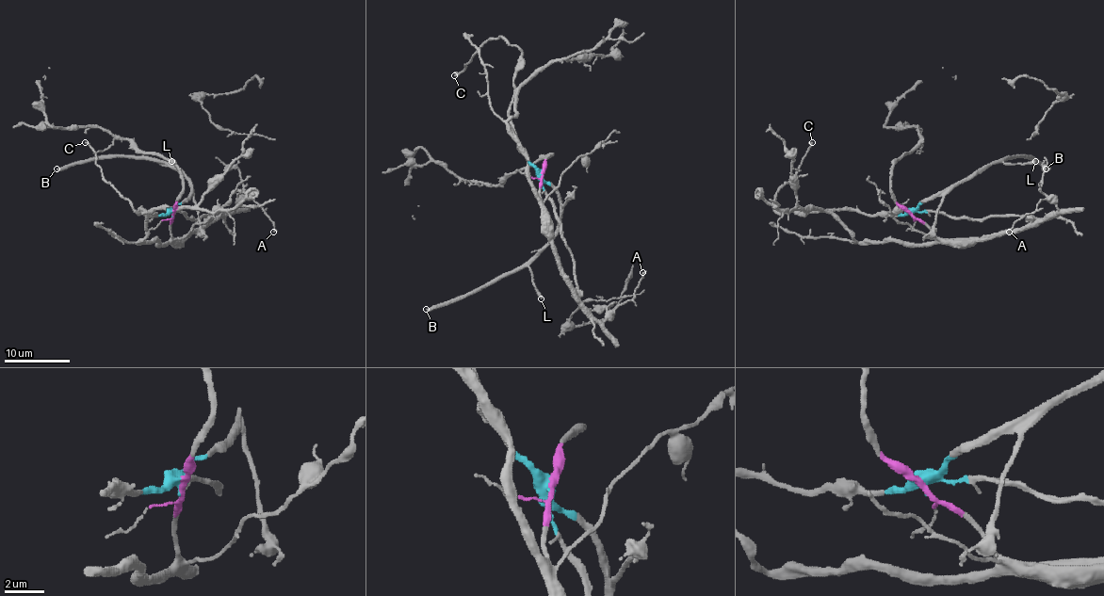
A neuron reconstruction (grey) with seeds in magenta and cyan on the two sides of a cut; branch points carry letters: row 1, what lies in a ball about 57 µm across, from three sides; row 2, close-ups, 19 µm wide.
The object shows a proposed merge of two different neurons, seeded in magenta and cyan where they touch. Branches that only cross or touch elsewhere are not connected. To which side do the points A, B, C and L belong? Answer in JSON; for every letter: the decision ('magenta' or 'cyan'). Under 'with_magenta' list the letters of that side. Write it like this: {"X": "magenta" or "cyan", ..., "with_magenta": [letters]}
{"A": "magenta", "B": "cyan", "C": "cyan", "L": "cyan", "with_magenta": ["A"]}

